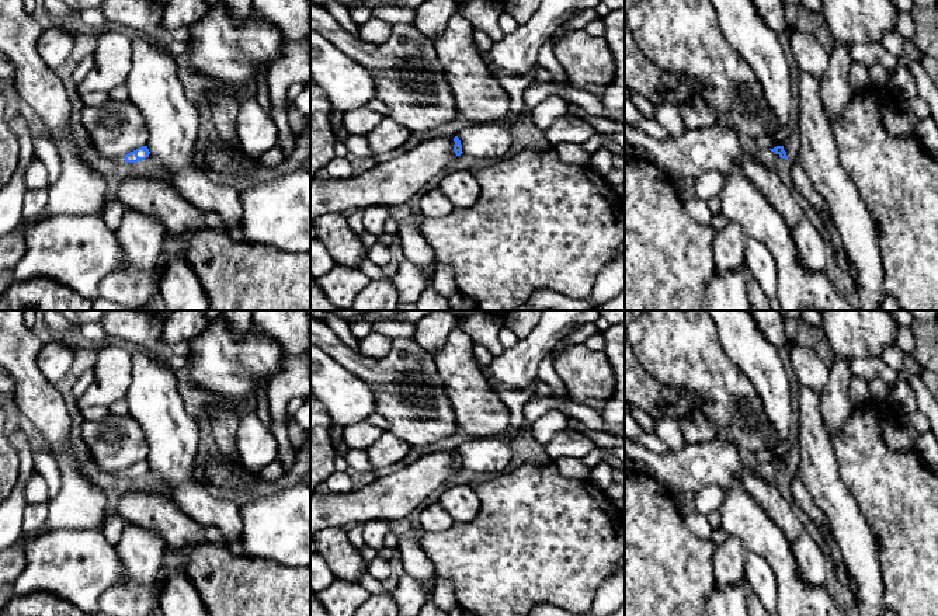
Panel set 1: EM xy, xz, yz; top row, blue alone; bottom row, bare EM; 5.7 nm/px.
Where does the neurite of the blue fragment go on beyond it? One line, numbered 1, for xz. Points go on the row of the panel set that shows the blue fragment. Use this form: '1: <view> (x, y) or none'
1: none

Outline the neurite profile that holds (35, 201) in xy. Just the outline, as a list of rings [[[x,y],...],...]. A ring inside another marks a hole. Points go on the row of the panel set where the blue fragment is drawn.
[[[48,189],[27,191],[24,196],[22,216],[37,217],[39,216],[48,202]]]

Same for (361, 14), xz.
[[[358,4],[355,8],[350,10],[351,20],[355,25],[365,25],[372,17],[372,8]]]

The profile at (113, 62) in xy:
[[[107,31],[97,36],[95,60],[79,83],[80,95],[94,91],[110,93],[125,84],[132,67],[132,45],[122,32]]]

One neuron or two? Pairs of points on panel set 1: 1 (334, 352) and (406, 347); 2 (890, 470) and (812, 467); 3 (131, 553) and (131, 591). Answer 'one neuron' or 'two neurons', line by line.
1: one neuron
2: two neurons
3: one neuron

